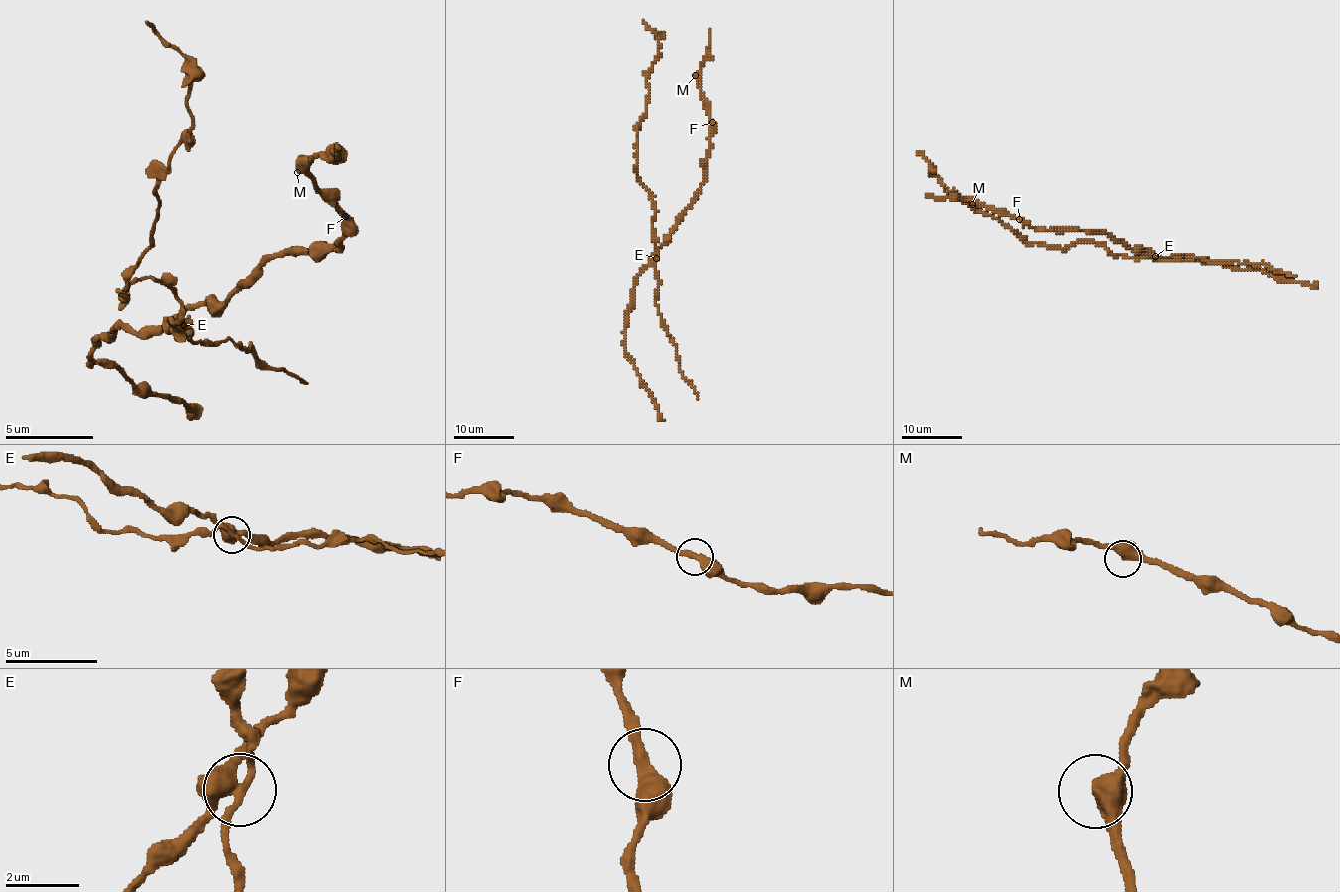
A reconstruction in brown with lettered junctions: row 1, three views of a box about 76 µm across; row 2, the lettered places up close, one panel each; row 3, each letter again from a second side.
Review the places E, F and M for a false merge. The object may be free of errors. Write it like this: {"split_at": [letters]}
{"split_at": ["E"]}

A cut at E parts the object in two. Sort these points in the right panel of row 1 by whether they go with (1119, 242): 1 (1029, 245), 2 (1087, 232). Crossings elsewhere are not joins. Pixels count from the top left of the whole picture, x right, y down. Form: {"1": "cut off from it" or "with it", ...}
{"1": "cut off from it", "2": "with it"}

